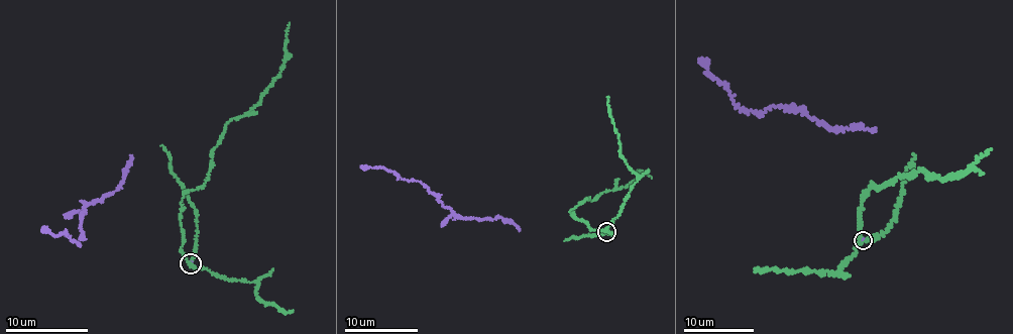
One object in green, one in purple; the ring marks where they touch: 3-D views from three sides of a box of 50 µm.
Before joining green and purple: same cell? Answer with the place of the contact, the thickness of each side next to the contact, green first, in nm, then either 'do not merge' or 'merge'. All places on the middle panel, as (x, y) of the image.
(606, 231) | 190/60 nm | merge

